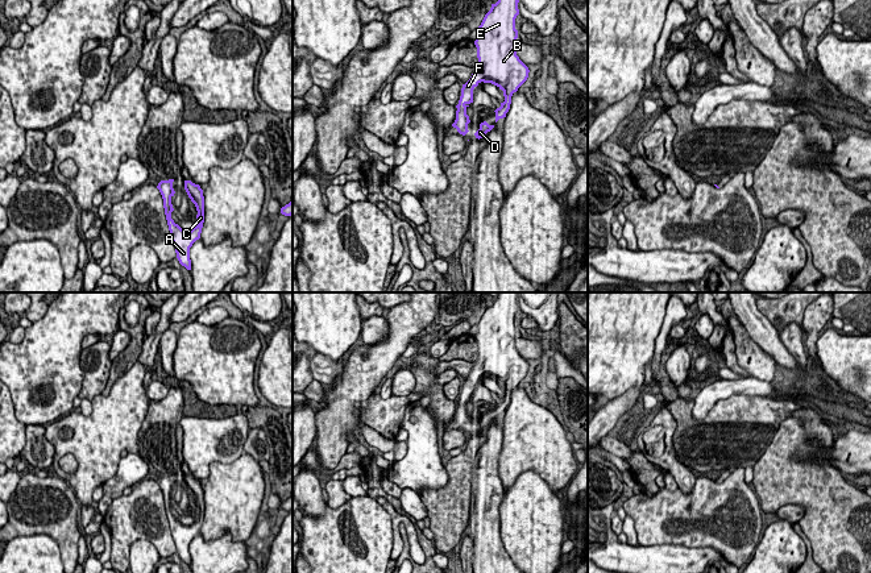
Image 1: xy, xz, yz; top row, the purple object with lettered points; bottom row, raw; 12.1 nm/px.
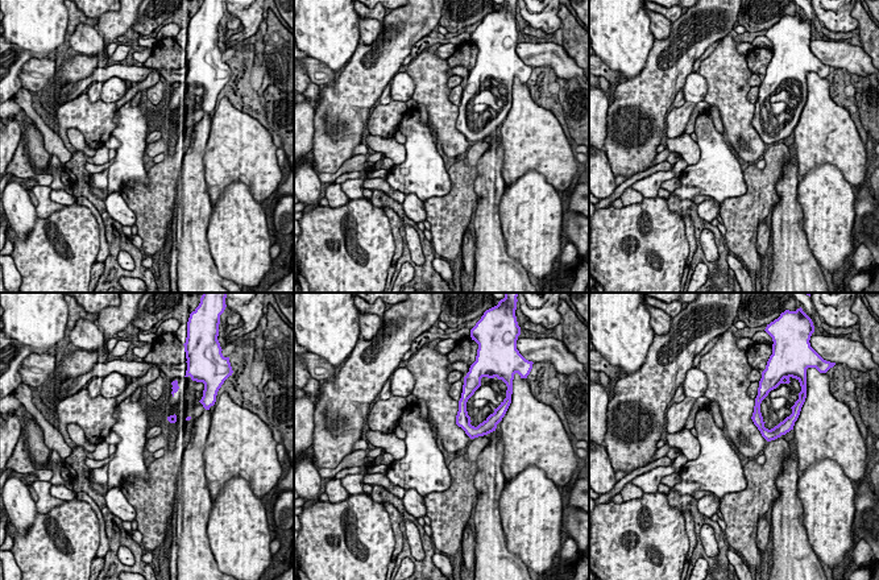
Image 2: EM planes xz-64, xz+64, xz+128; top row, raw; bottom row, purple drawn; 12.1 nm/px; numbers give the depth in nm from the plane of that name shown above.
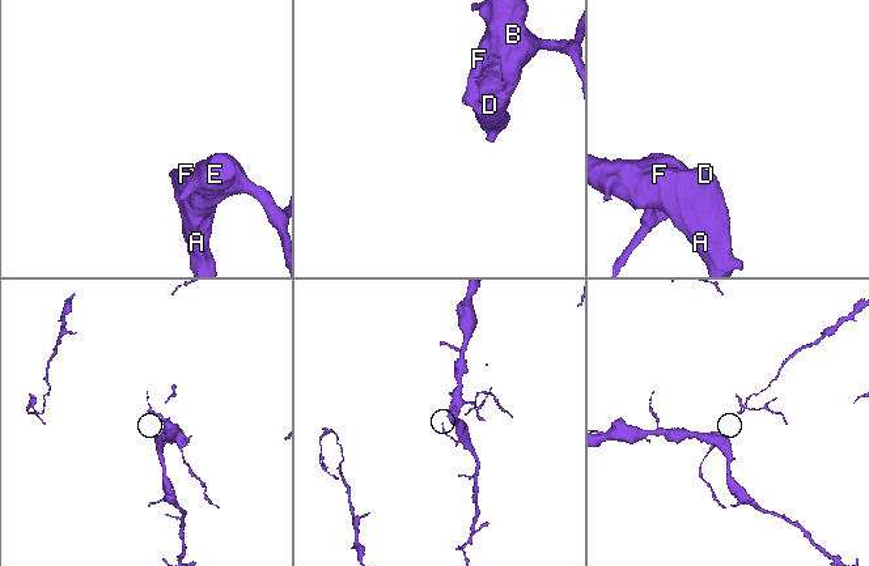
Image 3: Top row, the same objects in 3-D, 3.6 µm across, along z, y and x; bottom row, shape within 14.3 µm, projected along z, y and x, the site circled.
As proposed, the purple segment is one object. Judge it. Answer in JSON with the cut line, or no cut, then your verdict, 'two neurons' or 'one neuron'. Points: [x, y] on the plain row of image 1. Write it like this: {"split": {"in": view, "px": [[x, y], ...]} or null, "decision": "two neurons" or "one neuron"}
{"split": null, "decision": "one neuron"}

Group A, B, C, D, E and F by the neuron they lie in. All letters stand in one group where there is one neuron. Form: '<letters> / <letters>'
A B C D E F

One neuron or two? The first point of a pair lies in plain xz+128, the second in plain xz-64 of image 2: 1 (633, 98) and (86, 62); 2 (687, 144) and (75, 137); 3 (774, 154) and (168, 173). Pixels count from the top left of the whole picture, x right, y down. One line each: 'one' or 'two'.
1: one
2: one
3: one

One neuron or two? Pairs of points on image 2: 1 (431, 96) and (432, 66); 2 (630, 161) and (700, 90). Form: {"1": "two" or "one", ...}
{"1": "one", "2": "two"}

